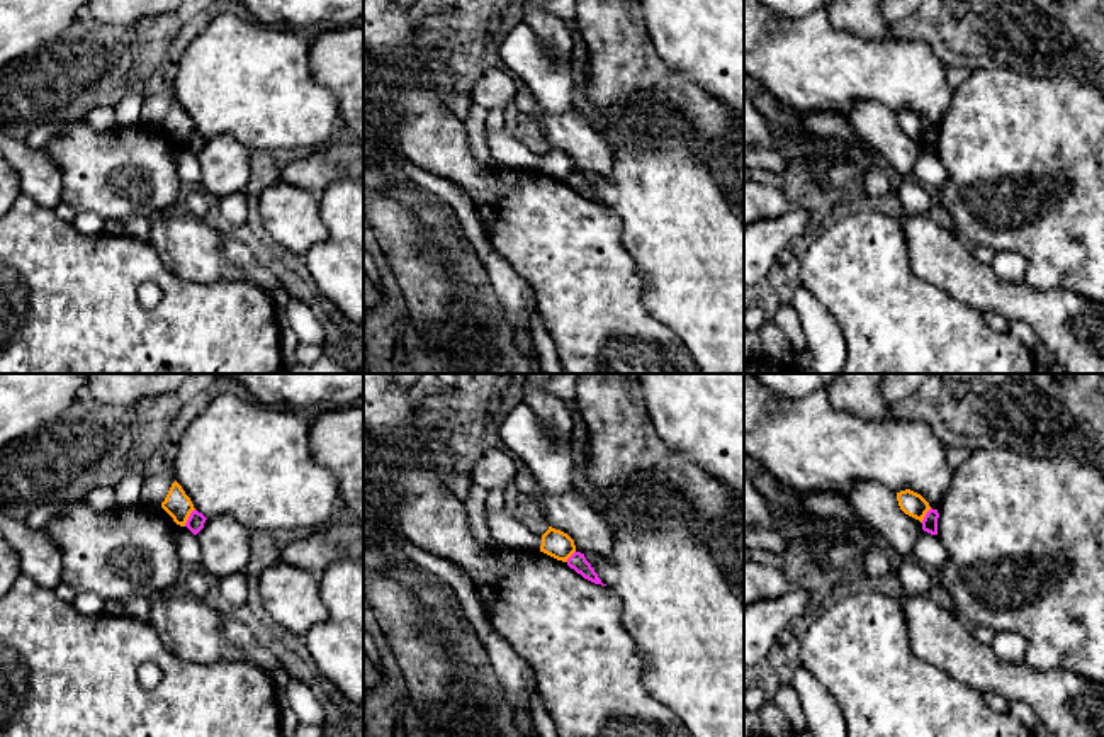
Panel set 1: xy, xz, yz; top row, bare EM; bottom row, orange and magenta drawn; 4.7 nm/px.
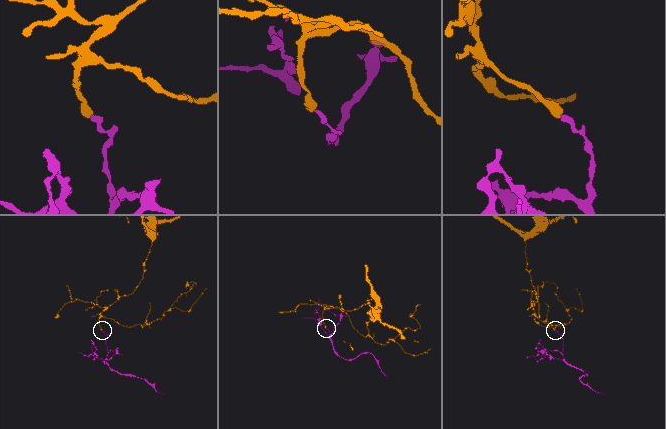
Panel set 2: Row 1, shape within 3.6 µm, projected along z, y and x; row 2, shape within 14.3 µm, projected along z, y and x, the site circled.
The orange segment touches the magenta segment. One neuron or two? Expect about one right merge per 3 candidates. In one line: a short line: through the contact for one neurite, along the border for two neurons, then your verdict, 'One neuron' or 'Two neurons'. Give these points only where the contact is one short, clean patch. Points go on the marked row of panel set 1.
Line: xy (194, 508), (184, 525). Two neurons

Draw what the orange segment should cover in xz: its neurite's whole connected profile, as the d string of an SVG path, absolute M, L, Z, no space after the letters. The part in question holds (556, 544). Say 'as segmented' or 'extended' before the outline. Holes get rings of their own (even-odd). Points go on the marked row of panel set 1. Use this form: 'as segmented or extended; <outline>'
as segmented; M549 526L549 530L542 535L540 552L567 562L567 559L576 552L576 545L567 533Z

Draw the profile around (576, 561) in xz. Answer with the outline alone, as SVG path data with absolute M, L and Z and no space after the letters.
M574 552L569 559L567 559L567 565L571 569L574 569L577 574L581 574L584 579L594 582L594 584L601 584L601 579L598 577L598 574L594 572L594 569L591 567L591 564L586 560L584 554L581 552Z

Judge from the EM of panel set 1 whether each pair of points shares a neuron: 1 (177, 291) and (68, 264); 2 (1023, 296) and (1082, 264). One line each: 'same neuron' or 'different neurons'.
1: same neuron
2: different neurons

